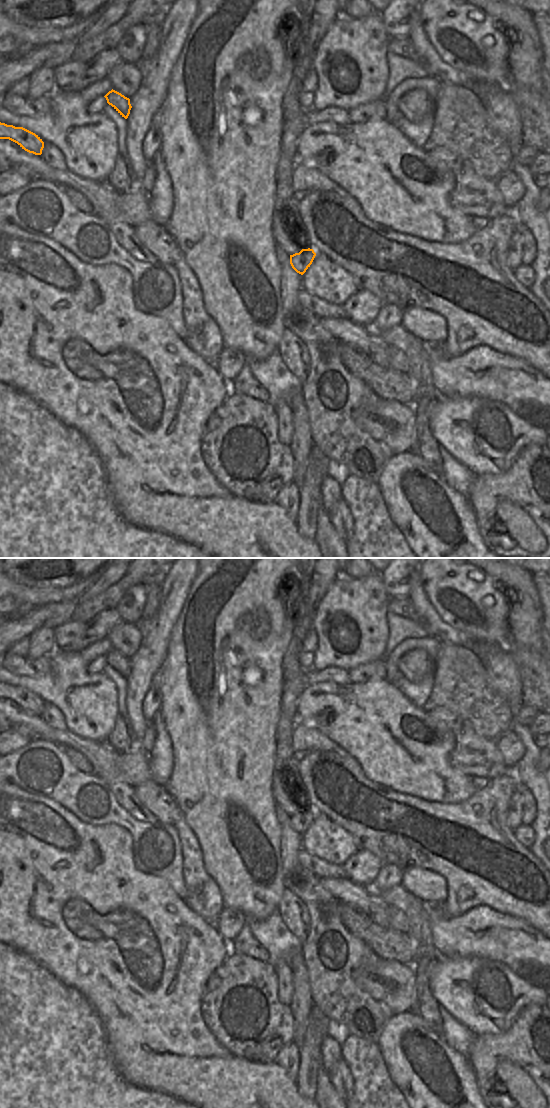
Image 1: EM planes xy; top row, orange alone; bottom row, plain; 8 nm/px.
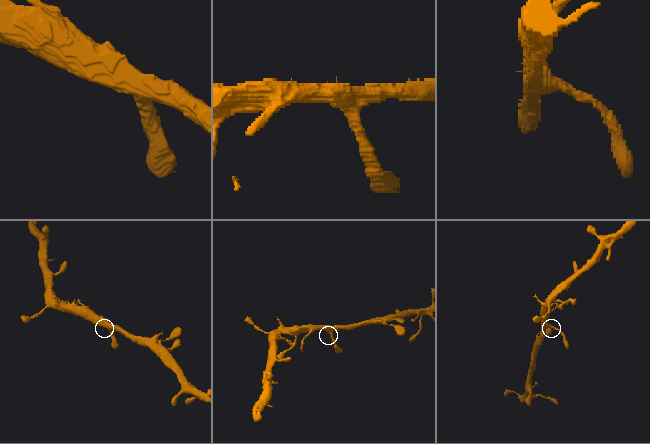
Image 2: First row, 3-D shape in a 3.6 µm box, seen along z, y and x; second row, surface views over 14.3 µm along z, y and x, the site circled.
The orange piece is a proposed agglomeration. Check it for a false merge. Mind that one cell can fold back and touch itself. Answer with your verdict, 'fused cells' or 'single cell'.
single cell

